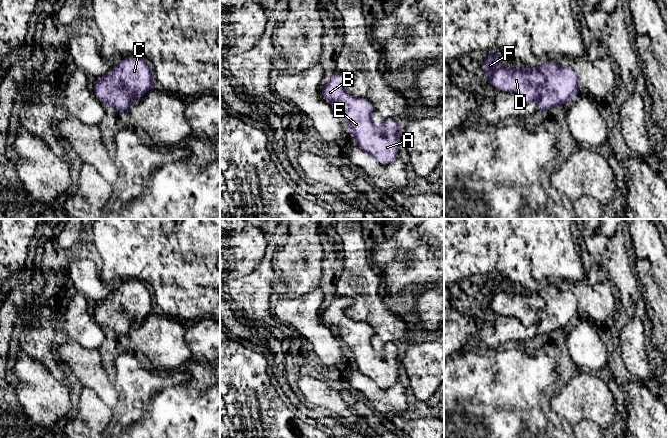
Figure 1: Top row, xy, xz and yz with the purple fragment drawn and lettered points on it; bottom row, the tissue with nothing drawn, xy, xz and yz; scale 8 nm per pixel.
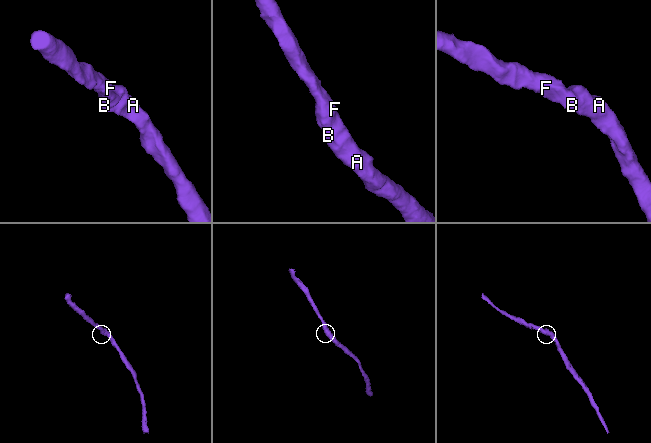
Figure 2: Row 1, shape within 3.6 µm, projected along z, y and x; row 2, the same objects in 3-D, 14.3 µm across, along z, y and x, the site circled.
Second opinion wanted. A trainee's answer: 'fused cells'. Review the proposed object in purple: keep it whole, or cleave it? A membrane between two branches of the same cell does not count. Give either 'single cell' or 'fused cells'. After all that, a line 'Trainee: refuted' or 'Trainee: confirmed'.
single cell
Trainee: refuted

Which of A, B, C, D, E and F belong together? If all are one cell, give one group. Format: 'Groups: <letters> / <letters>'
Groups: A B C D E F

